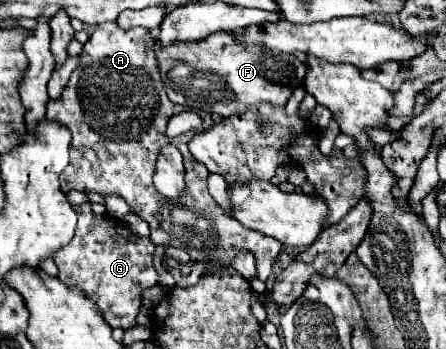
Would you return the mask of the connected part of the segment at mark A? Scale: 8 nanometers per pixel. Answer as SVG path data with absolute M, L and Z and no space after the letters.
M107 23L95 27L89 41L83 45L79 67L73 71L61 101L47 103L47 119L65 125L73 135L71 161L61 173L61 191L89 189L103 197L117 193L131 205L135 215L149 223L150 239L156 246L184 248L193 257L191 261L207 261L203 277L221 267L231 267L233 259L243 249L249 249L255 255L259 279L265 281L283 245L257 231L241 227L237 219L225 215L207 191L207 169L199 167L185 147L181 149L187 169L185 197L175 203L159 195L153 187L157 155L161 147L169 145L169 137L165 137L167 121L183 109L181 105L171 103L165 93L153 45L155 39L145 27L123 31L121 37L107 37Z

